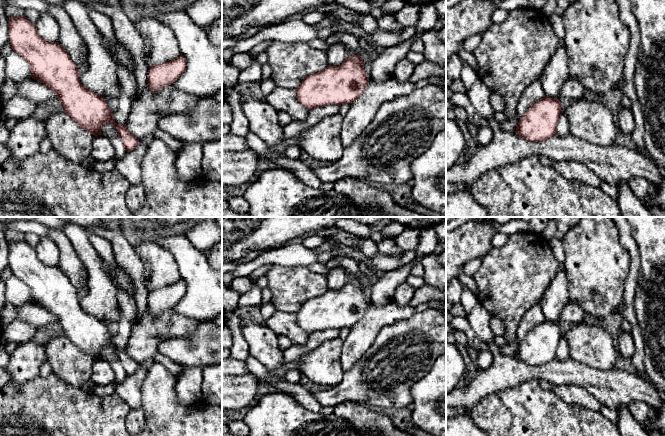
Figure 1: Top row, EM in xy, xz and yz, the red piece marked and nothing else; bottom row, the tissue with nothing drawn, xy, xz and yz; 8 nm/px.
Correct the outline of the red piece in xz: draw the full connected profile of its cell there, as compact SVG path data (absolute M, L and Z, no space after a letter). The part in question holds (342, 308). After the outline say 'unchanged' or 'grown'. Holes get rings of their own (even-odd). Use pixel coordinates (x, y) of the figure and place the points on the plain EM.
M354 278L339 290L329 289L308 299L295 313L300 328L311 334L329 328L351 328L364 317L368 306L364 285Z; unchanged

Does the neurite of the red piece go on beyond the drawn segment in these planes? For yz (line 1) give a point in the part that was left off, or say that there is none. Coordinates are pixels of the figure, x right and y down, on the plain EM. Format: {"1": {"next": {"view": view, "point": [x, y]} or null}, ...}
{"1": {"next": null}}

